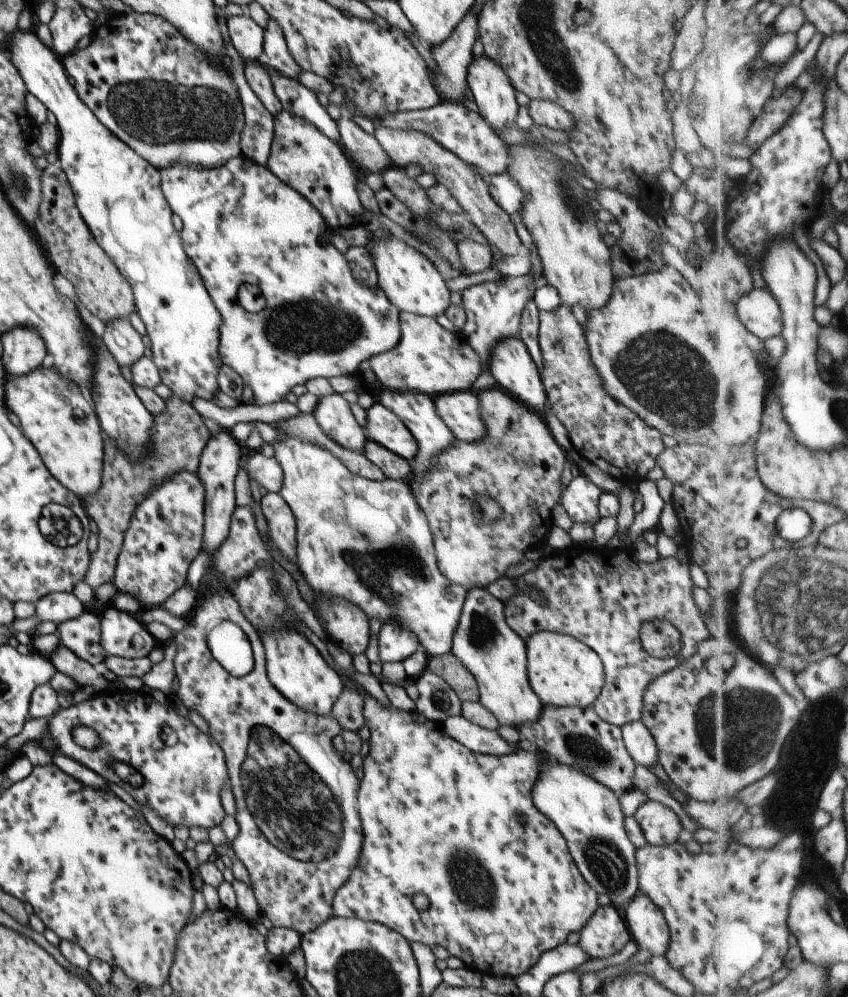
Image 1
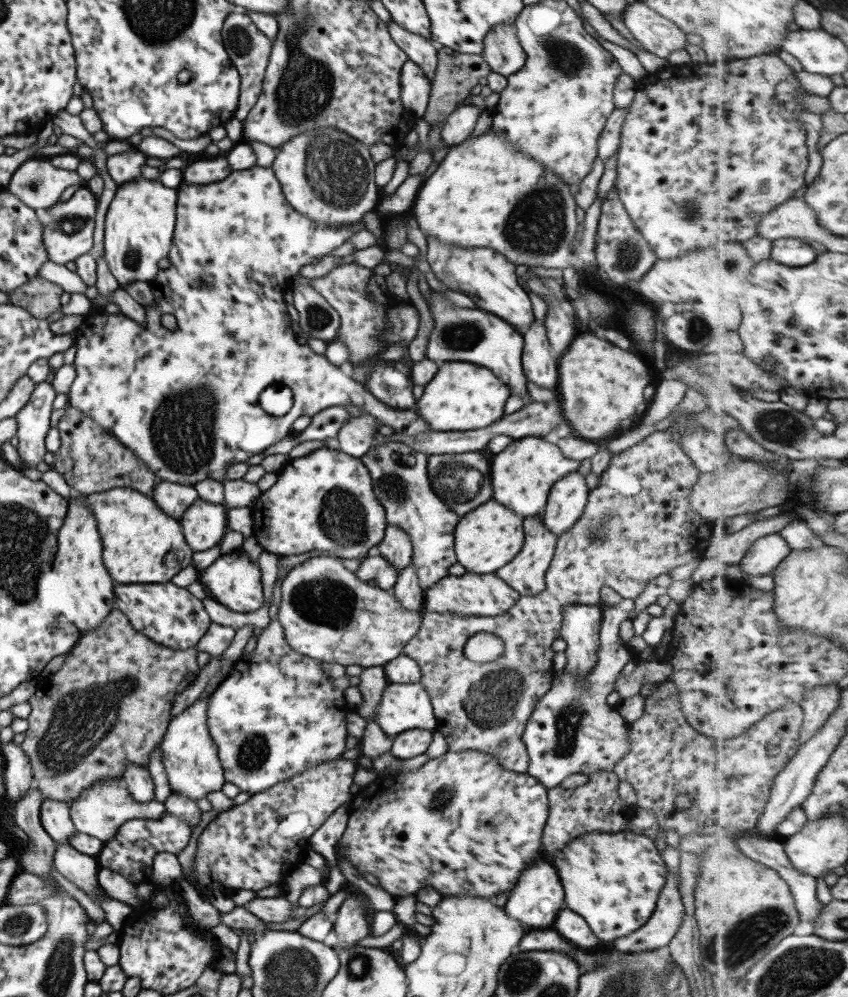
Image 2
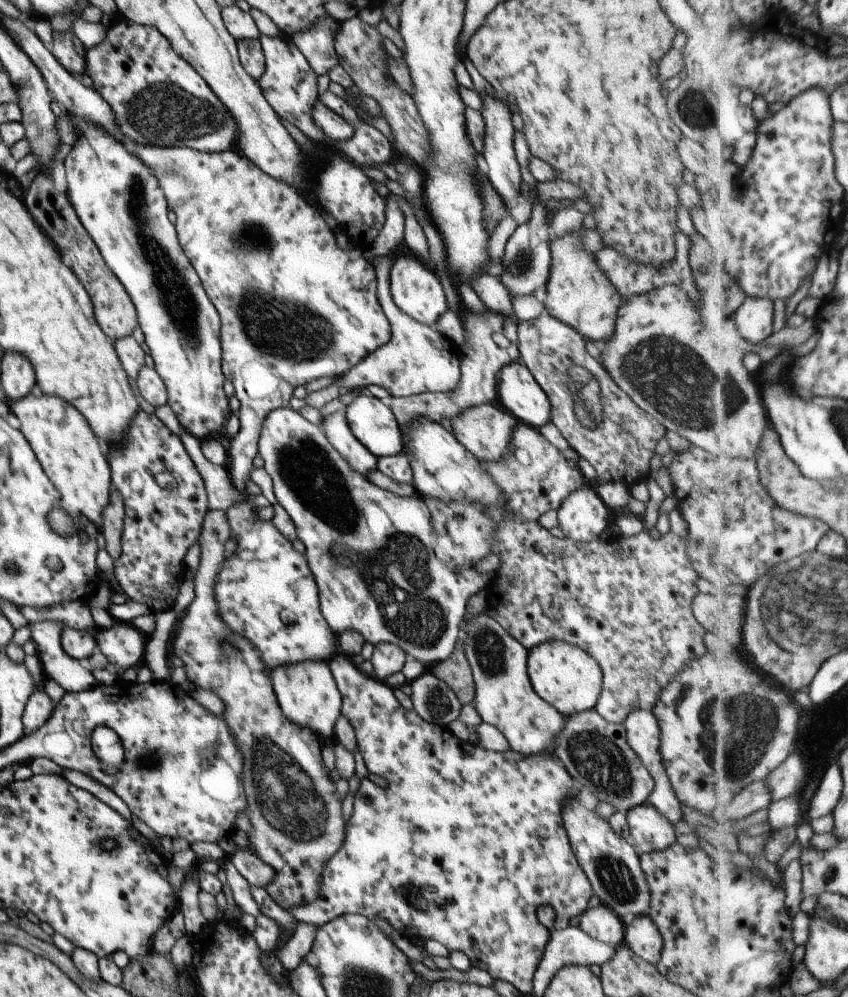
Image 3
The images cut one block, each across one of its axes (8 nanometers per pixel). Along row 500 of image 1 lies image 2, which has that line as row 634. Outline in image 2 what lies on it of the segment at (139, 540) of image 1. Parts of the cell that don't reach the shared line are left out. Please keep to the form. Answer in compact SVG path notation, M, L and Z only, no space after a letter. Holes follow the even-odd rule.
M170 581L155 584L114 583L114 593L116 598L115 608L126 616L128 623L137 632L152 640L153 643L157 643L171 650L194 648L210 623L202 602L195 598L186 588L179 588Z

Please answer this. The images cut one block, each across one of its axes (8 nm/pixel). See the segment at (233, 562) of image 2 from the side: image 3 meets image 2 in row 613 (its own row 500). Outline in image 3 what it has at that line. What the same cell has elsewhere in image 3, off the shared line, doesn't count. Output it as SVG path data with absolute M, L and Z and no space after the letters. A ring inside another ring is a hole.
M243 500L245 504L233 504L224 510L229 524L229 538L237 542L235 552L225 555L221 564L215 584L213 584L213 600L219 618L227 625L231 632L243 636L248 640L265 664L265 668L271 671L281 664L299 664L299 662L329 661L338 651L335 649L336 635L325 622L319 610L317 586L307 561L303 555L291 548L291 543L270 520L259 520L255 516L257 506Z

